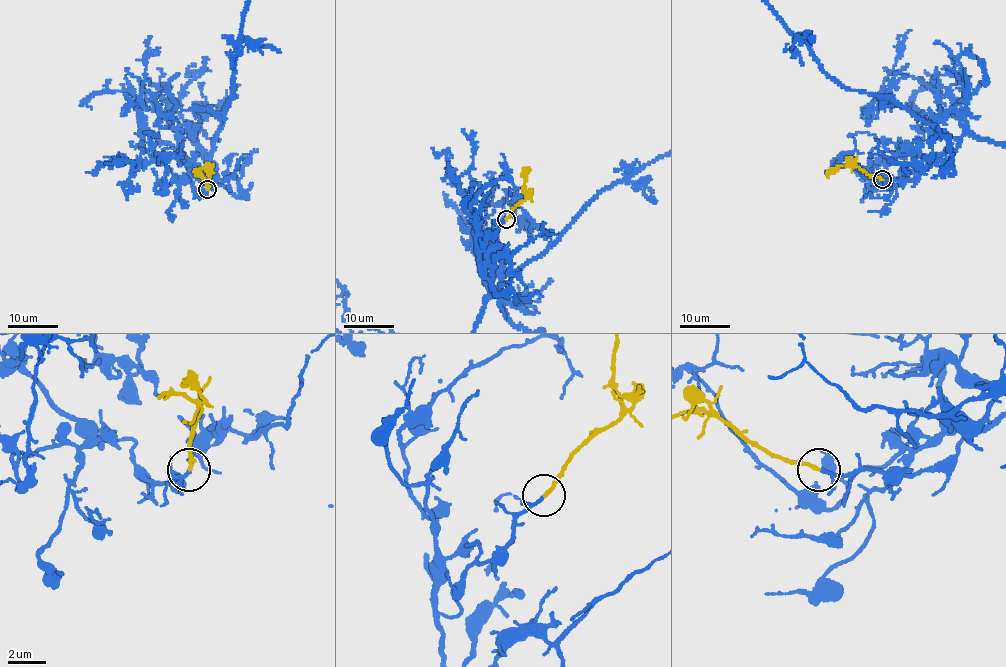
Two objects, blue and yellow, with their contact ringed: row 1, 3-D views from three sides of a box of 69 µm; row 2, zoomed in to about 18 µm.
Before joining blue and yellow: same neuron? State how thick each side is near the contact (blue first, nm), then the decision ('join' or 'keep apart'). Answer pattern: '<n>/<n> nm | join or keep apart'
130/190 nm | join

